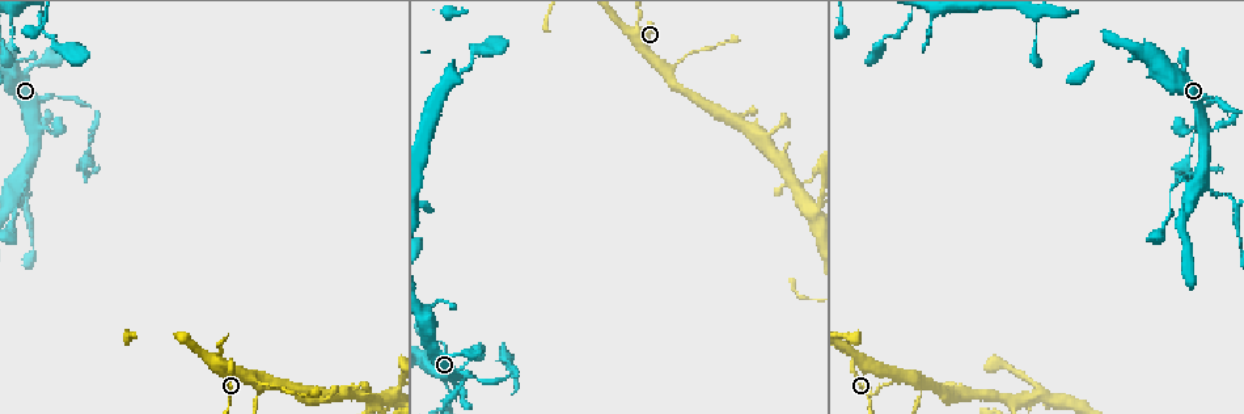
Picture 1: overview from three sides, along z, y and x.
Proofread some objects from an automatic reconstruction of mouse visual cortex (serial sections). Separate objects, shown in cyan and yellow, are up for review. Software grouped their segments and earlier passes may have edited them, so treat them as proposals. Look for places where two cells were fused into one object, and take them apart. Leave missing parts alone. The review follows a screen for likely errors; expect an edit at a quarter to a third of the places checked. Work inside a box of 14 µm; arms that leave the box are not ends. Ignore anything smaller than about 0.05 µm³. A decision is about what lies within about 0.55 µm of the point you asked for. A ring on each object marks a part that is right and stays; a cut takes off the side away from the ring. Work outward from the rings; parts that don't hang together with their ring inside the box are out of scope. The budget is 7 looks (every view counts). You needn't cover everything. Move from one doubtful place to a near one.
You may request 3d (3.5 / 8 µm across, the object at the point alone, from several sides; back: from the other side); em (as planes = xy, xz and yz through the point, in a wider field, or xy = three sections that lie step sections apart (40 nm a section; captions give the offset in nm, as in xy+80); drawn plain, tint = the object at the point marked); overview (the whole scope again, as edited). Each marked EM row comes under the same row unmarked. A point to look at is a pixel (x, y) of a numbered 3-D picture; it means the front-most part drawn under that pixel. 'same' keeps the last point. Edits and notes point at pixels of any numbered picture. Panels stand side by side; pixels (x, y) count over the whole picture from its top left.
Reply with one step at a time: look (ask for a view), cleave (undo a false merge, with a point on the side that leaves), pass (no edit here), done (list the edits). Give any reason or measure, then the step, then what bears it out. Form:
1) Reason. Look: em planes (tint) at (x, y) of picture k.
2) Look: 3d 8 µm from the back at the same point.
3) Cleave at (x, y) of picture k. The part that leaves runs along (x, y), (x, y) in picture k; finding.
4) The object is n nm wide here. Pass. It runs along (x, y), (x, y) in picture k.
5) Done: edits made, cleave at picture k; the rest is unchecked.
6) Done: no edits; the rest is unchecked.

Look: 3d 3.5 µm from the back at (637, 23) of picture 1.

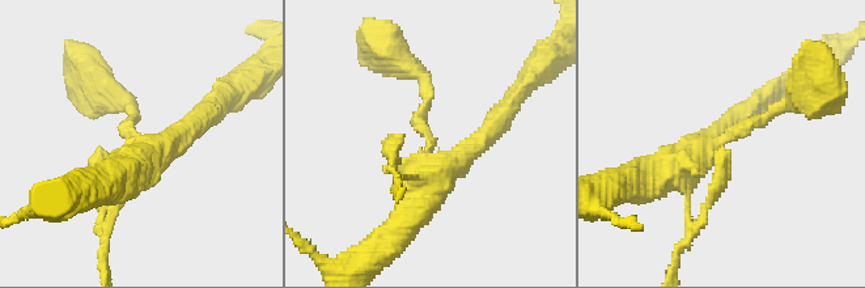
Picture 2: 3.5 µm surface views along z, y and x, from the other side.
The arms are 150, 200 nm wide. Look: em xy step 2 (tint) at (722, 139) of picture 2.

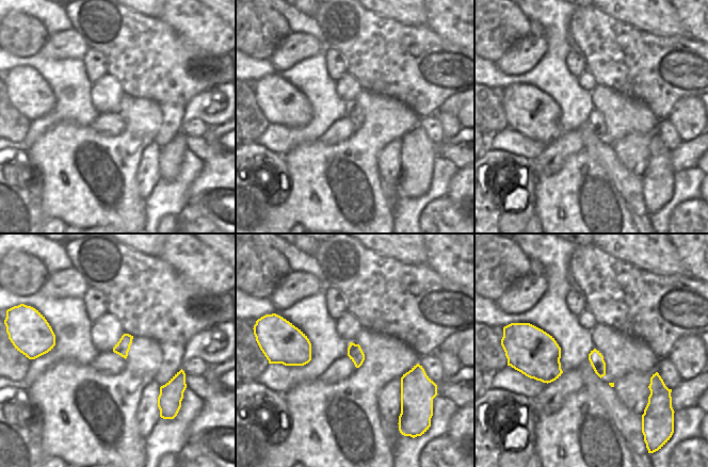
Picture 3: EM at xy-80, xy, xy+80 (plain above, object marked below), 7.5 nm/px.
Look: em xy step 1 (tint) at the same point.

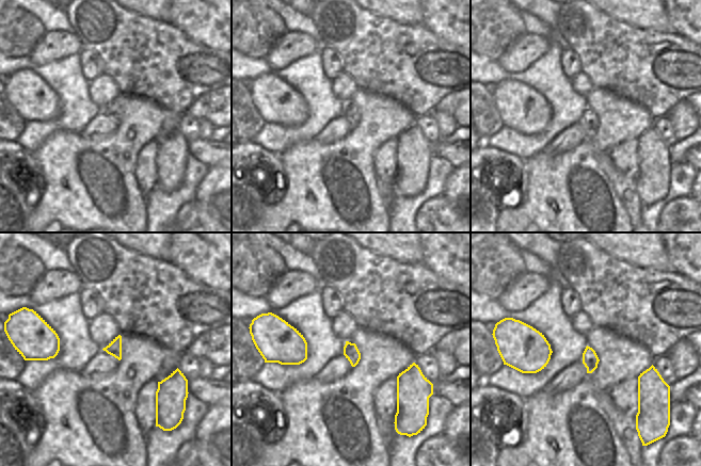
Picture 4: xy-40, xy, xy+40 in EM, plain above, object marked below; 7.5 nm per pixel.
The object is 120 nm wide here. Pass. It runs along (688, 197), (688, 160), (785, 100) in picture 2; all the same cell.

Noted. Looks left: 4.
Sudden change in width. Look: 3d 3.5 µm at (667, 75) of picture 1.

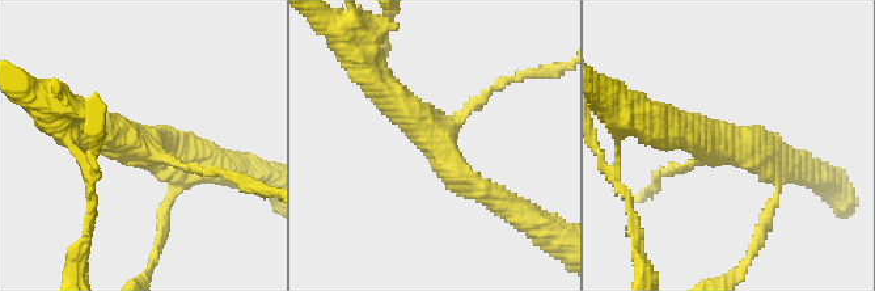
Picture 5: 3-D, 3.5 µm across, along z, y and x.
3 arms meet here; the arms are 150, 300, 400 nm wide; now the EM. Look: em xy step 3 (tint) at (438, 139) of picture 5.

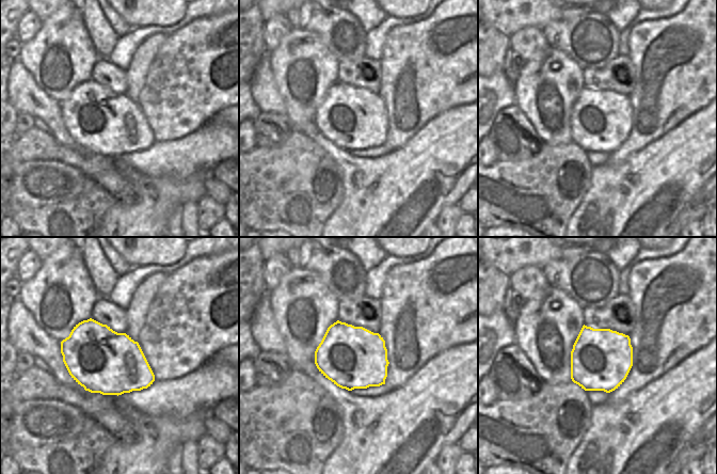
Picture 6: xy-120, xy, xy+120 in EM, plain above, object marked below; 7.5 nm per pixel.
Pass. It runs along (372, 76), (497, 197) in picture 5; continuous, no second cell.

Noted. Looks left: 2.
Sharp bend. Look: 3d 3.5 µm at (794, 180) of picture 1.

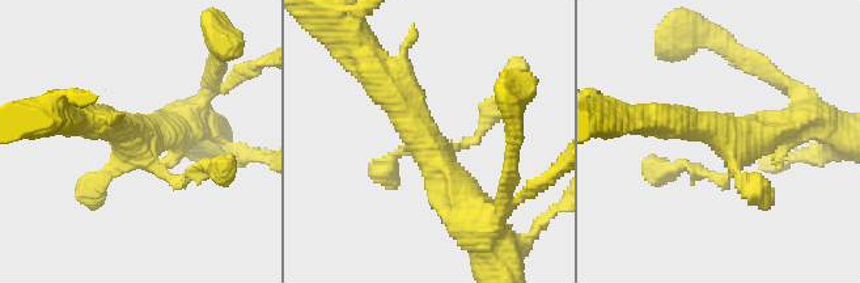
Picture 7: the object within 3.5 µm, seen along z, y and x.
4 arms meet here; the arms are 150, 200, 400, 400 nm wide; need the tissue. Look: em planes (tint) at (130, 136) of picture 7.

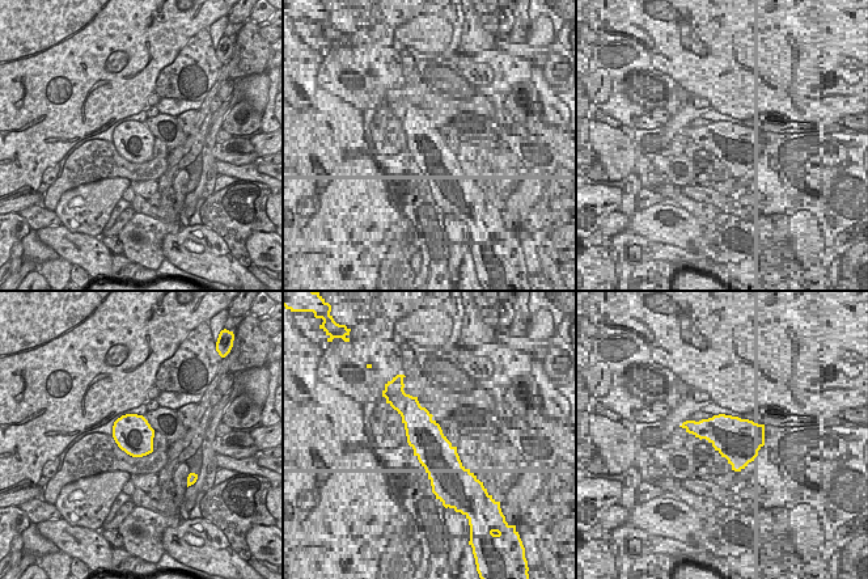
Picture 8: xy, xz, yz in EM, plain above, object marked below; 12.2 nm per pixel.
Pass. It runs along (381, 77), (473, 211) in picture 7; one cell here.

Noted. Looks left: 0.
Done: no edits; the rest is unchecked.

